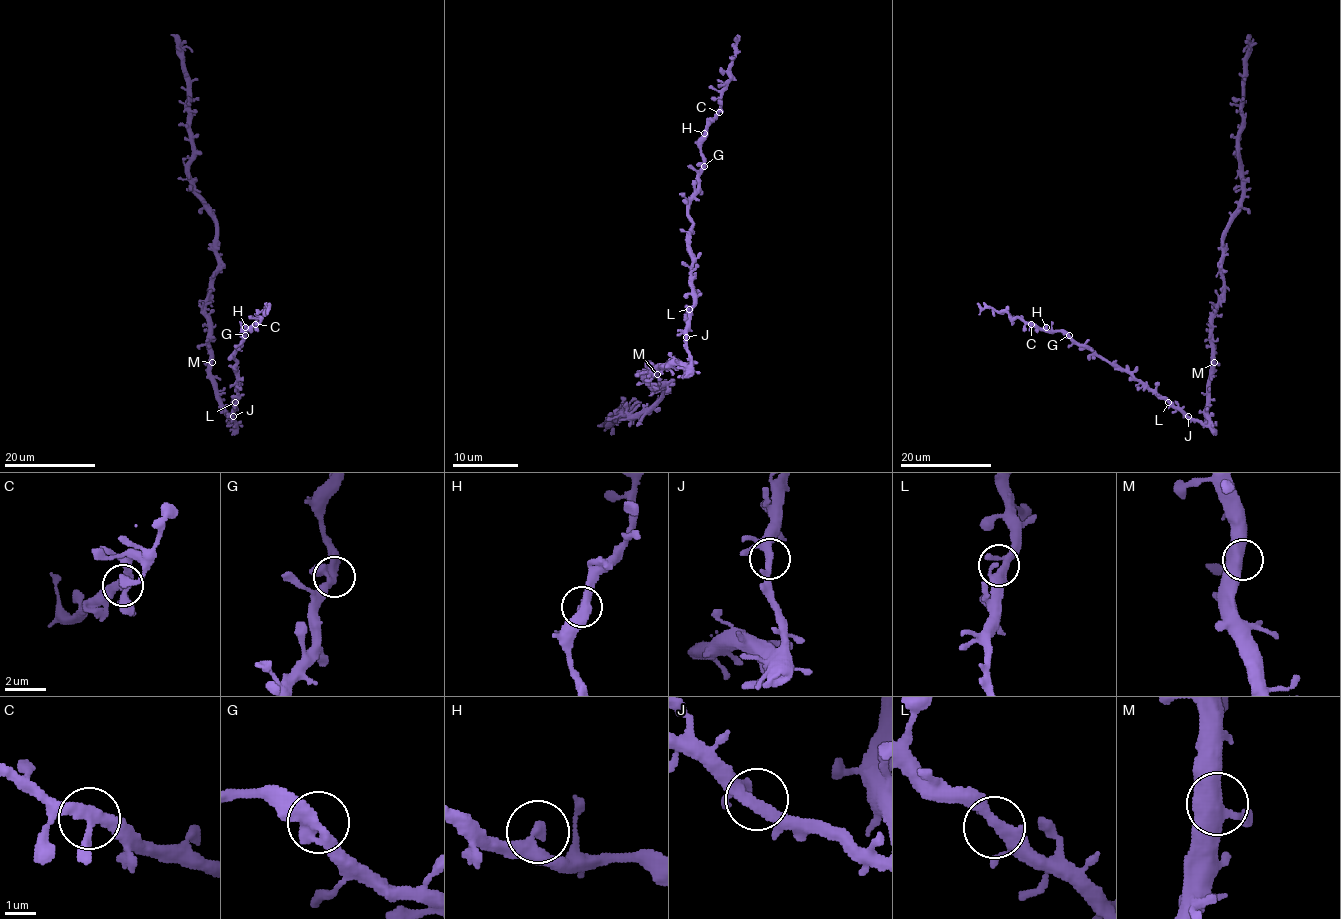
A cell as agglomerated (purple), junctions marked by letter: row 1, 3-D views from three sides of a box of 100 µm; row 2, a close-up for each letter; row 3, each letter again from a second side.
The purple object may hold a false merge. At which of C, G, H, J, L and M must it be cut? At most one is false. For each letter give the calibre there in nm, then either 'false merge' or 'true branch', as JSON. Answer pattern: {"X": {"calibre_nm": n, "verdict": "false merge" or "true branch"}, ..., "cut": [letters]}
{"C": {"calibre_nm": 320, "verdict": "true branch"}, "G": {"calibre_nm": 360, "verdict": "true branch"}, "H": {"calibre_nm": 320, "verdict": "true branch"}, "J": {"calibre_nm": 320, "verdict": "true branch"}, "L": {"calibre_nm": 320, "verdict": "true branch"}, "M": {"calibre_nm": 440, "verdict": "true branch"}, "cut": []}

